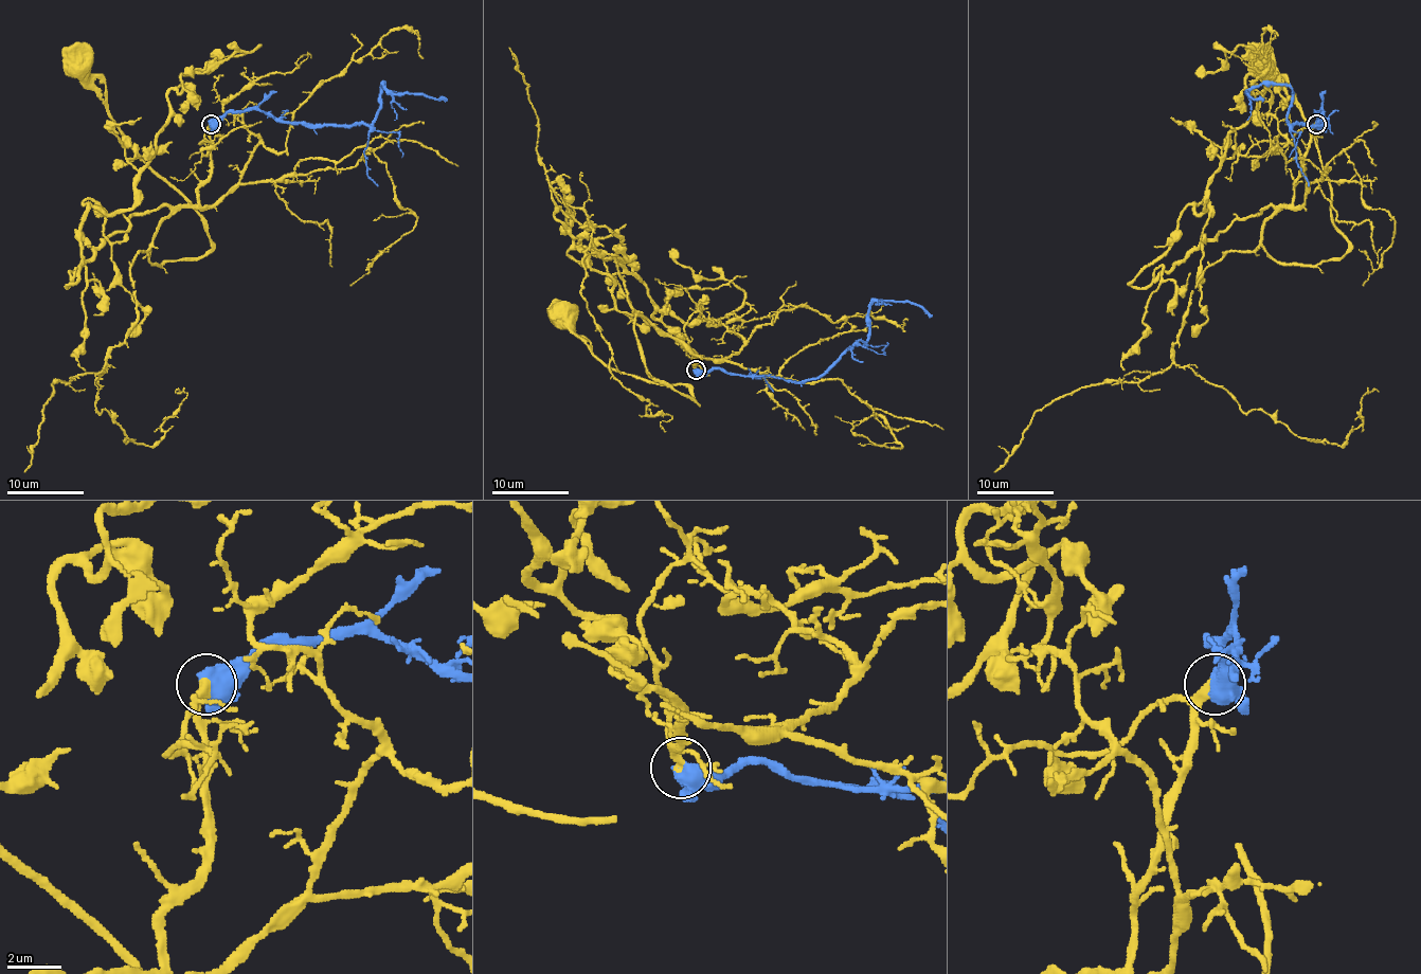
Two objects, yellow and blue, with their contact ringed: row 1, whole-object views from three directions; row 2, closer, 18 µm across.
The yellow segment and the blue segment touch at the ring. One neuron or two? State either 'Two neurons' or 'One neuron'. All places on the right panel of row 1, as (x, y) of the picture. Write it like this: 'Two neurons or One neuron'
One neuron

